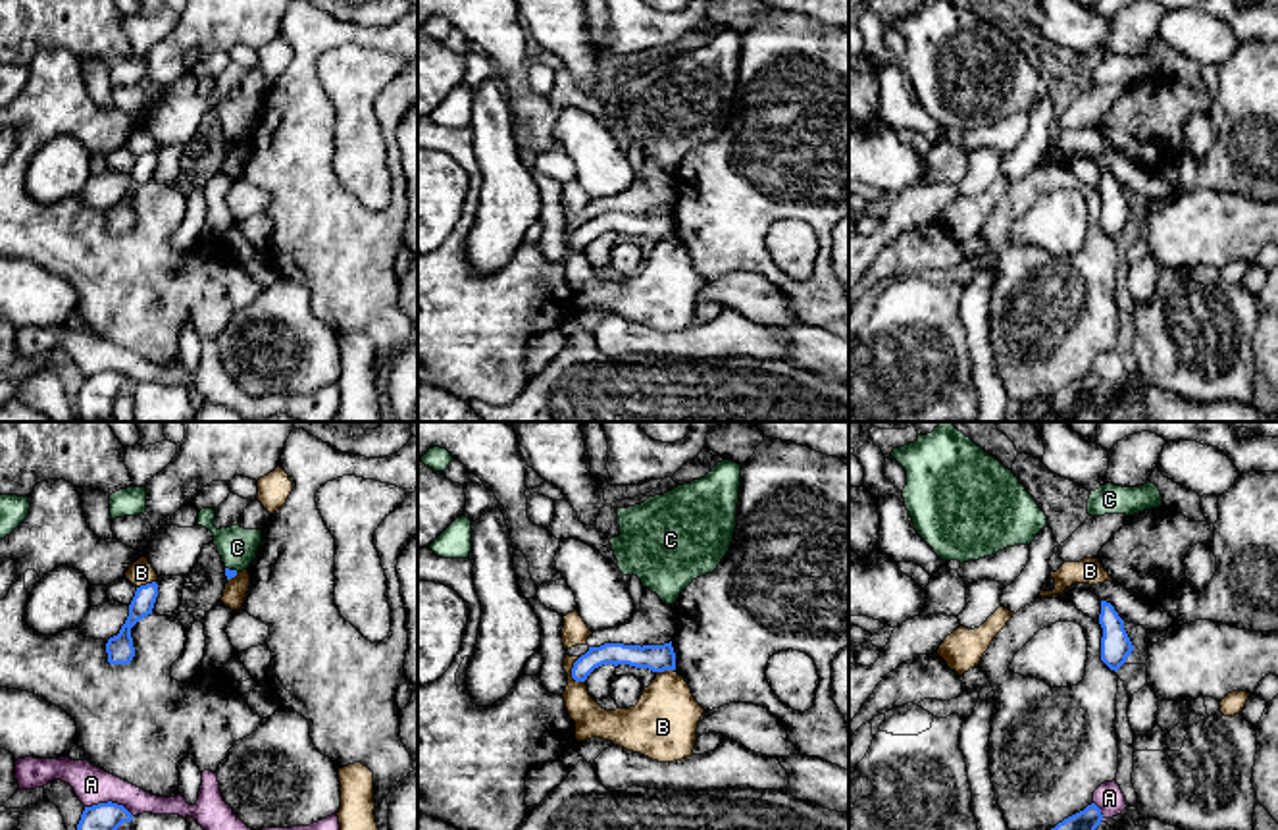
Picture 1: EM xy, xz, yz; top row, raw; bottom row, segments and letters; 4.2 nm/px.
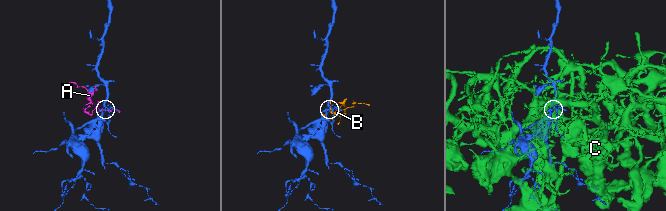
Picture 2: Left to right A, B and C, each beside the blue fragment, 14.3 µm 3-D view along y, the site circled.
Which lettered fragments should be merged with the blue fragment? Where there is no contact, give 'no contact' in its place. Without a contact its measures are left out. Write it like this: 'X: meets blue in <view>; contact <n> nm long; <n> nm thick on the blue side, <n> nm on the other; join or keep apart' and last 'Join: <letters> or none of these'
A: meets blue in xy; contact 220 nm long; 160 nm thick on the blue side, 160 nm on the other; keep apart
B: meets blue in xz; contact 110 nm long; 100 nm thick on the blue side, 140 nm on the other; keep apart
C: meets blue in xy; contact 60 nm long; 40 nm thick on the blue side, 160 nm on the other; keep apart
Join: none of these

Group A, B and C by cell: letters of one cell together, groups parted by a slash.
A / B / C

